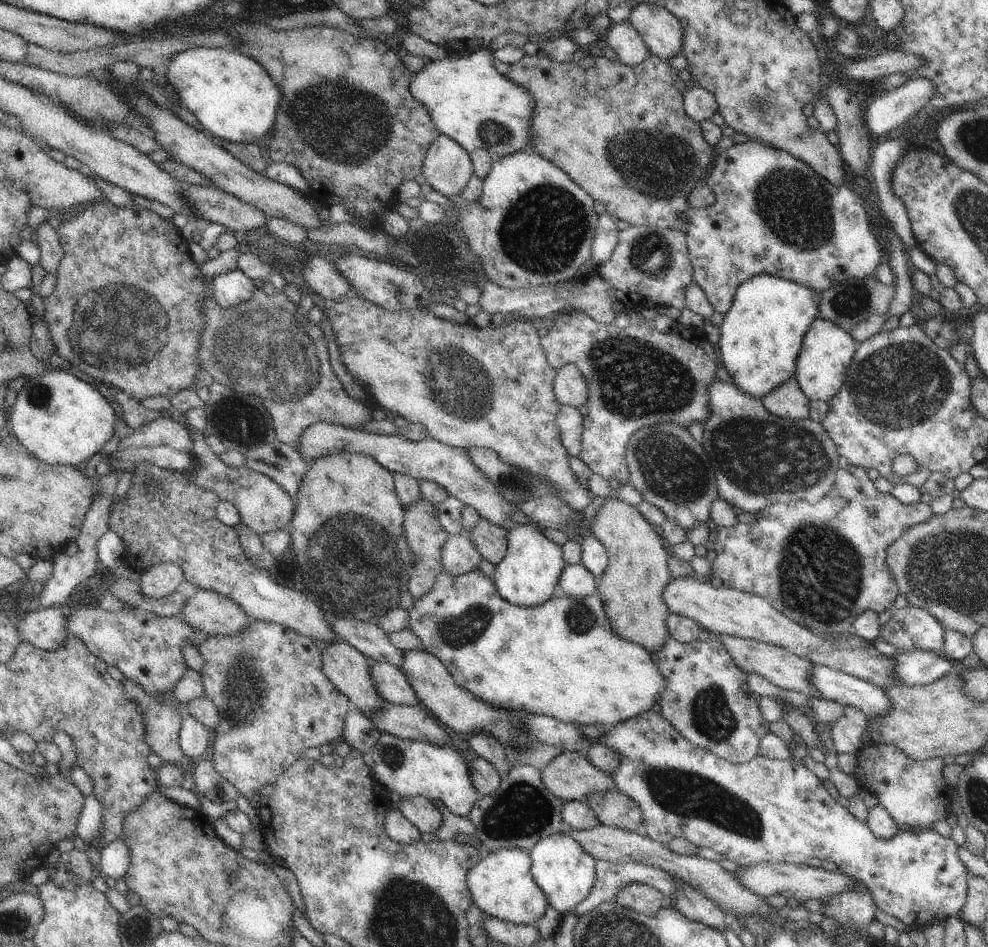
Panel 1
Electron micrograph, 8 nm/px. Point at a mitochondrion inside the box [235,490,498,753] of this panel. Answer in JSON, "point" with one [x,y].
{"point":[358,565]}

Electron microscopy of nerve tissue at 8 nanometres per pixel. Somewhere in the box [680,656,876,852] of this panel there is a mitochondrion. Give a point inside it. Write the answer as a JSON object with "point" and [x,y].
{"point":[712,717]}

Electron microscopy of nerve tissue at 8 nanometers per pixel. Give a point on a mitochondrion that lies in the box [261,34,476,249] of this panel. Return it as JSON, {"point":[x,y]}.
{"point":[345,126]}

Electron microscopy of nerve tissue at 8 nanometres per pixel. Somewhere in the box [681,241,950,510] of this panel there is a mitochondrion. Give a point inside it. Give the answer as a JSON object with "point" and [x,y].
{"point":[760,456]}

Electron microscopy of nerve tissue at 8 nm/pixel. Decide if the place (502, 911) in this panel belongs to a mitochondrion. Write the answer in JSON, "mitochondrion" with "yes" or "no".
{"mitochondrion":"no"}

